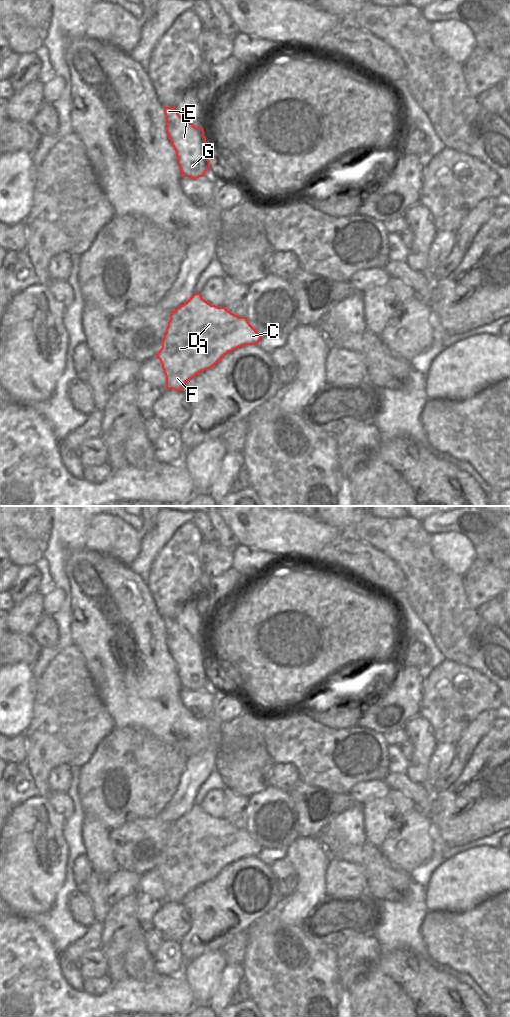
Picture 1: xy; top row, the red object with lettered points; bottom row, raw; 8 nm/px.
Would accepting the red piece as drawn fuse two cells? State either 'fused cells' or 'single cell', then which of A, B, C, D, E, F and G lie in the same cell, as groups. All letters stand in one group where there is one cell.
single cell; A B C D E F G

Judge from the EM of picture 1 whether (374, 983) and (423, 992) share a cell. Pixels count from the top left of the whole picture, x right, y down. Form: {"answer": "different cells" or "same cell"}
{"answer": "same cell"}

